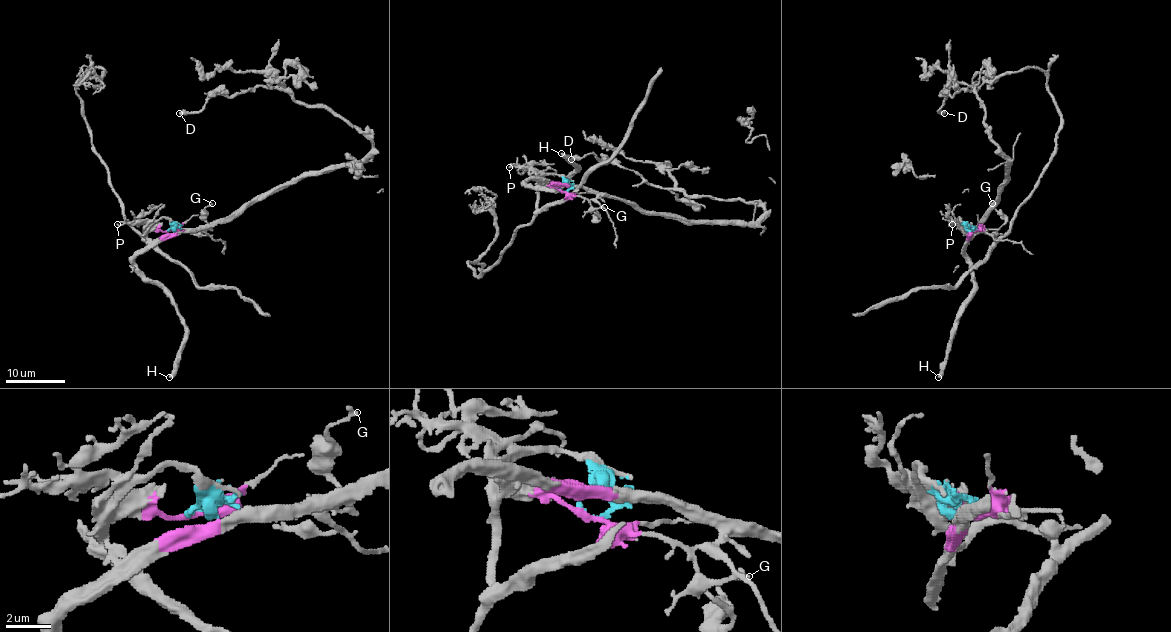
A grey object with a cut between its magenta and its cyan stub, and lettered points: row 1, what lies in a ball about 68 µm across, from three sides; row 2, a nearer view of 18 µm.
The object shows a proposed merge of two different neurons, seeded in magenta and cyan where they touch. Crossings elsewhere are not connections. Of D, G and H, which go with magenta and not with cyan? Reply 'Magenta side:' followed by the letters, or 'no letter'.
Magenta side: D, G, H

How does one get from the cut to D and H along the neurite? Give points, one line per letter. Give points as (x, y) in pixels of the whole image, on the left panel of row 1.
D: (170, 229), (228, 222), (372, 149), (275, 88), (213, 94), (179, 113)
H: (170, 229), (134, 259), (136, 266), (164, 290), (185, 326), (177, 361), (168, 376)

